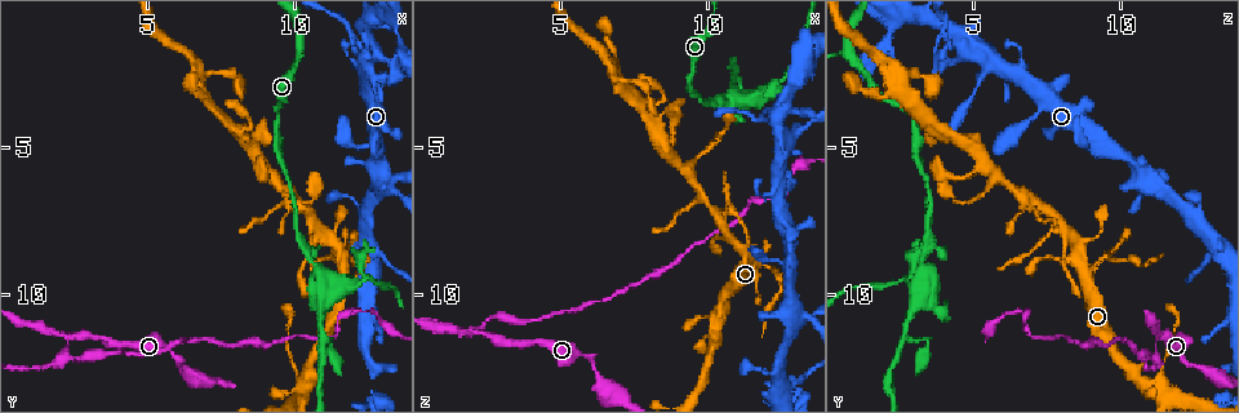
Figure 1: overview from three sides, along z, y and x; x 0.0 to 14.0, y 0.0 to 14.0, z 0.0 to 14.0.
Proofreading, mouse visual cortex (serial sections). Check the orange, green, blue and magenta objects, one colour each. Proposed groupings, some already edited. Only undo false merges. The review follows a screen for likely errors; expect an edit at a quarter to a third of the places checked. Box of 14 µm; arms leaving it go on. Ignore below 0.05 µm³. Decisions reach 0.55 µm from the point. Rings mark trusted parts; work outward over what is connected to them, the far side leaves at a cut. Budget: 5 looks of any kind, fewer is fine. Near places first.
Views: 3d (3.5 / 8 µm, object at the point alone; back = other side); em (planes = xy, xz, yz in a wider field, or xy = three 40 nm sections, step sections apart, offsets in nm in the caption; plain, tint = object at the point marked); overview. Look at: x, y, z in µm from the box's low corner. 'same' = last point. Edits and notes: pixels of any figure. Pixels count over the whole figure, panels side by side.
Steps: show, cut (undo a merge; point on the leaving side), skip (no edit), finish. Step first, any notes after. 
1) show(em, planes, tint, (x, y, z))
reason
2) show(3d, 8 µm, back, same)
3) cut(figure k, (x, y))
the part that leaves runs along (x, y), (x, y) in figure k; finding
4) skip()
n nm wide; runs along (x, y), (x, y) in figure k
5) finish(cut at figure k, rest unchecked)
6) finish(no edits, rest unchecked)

show(3d, 3.5 µm, (11.6, 9.6, 9.0))

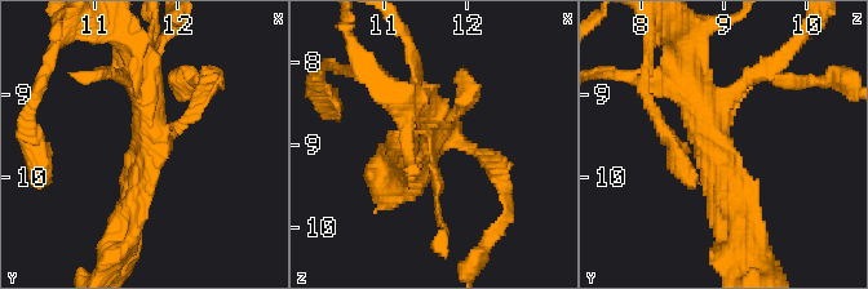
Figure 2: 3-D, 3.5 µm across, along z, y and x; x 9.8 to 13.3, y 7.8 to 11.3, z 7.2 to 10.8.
show(em, xy, step 2, tint, (11.65, 9.50, 8.90))
need the tissue

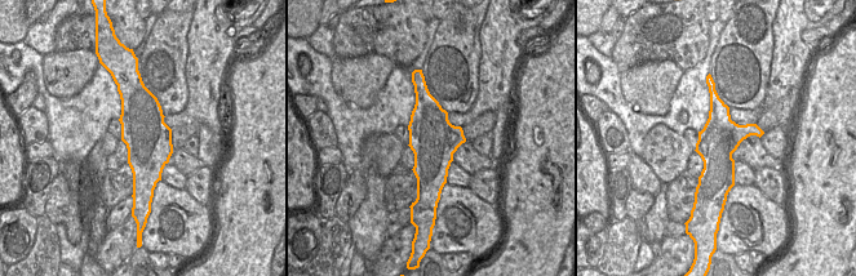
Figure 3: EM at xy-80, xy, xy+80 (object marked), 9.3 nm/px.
skip()
runs along (712, 85), (717, 105), (717, 194) in figure 3; one cell here

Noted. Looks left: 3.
show(3d, 3.5 µm, (10.9, 7.8, 8.2))
looks like a crossing

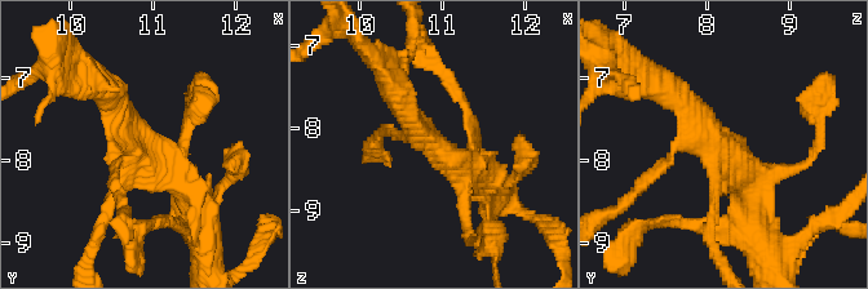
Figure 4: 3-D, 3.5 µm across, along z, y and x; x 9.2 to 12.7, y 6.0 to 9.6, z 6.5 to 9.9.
show(em, xy, step 3, tint, (10.85, 7.85, 8.20))
now the EM

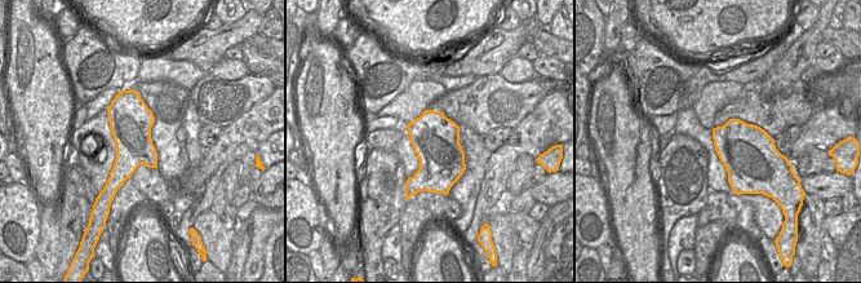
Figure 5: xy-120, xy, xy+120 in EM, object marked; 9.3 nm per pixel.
skip()
runs along (198, 208), (129, 139), (106, 93) in figure 4; all the same cell

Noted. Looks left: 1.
finish(no edits, rest unchecked)

